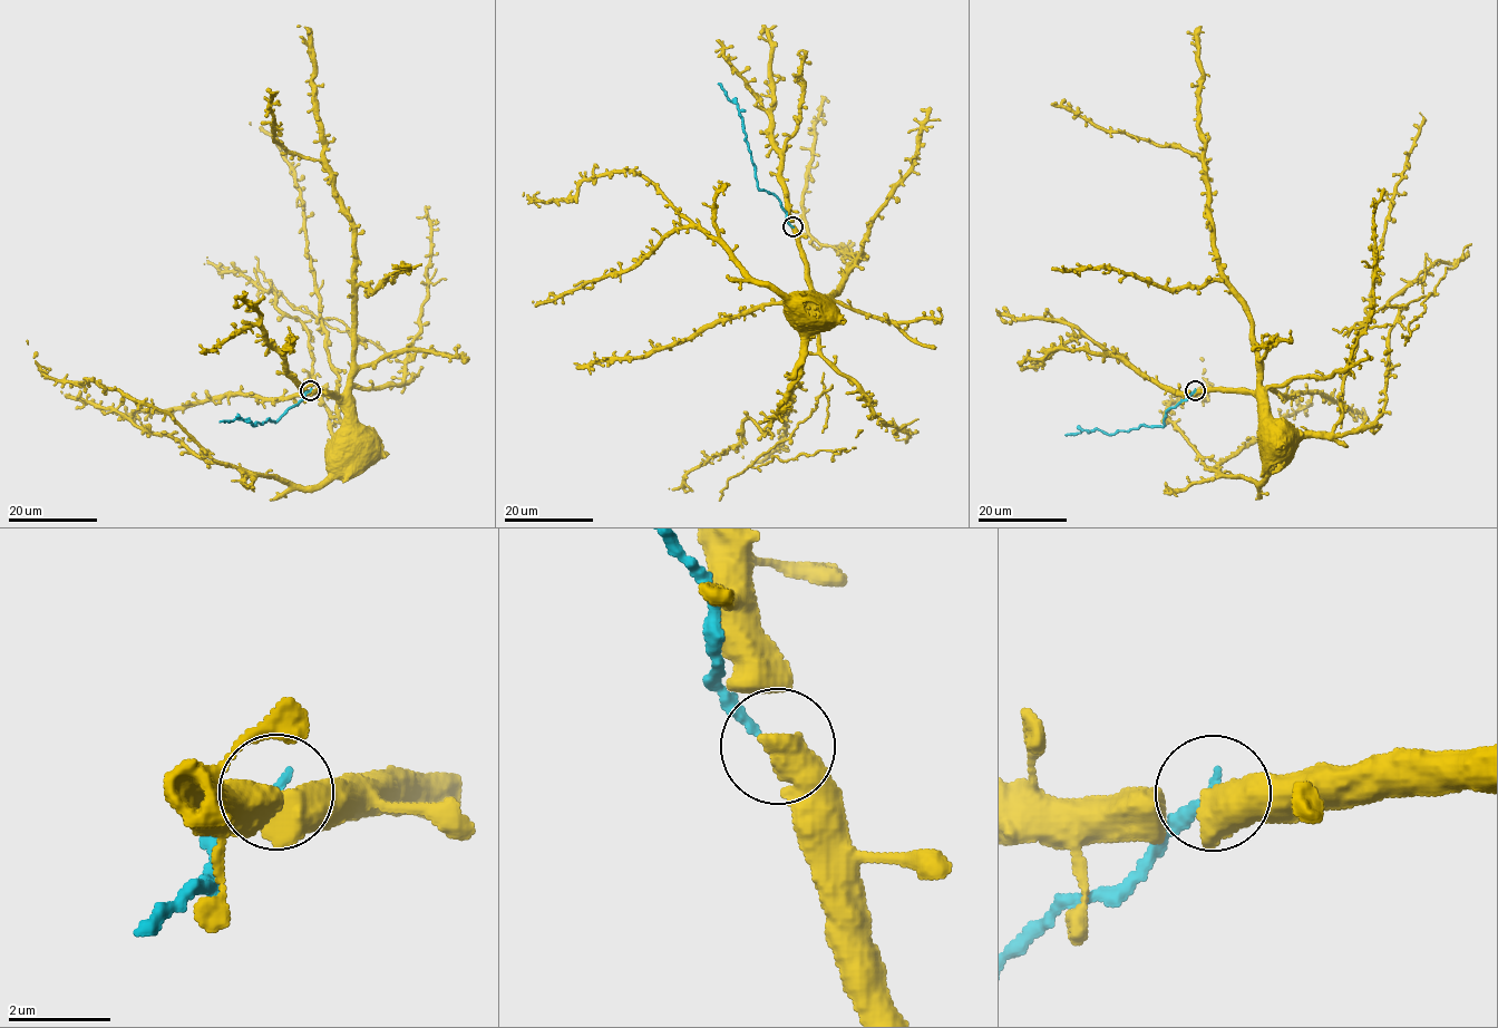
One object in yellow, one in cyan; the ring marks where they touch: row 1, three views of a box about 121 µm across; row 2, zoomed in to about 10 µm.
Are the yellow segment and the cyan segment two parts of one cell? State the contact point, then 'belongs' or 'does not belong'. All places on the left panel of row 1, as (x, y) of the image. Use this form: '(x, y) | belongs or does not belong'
(310, 390) | does not belong

